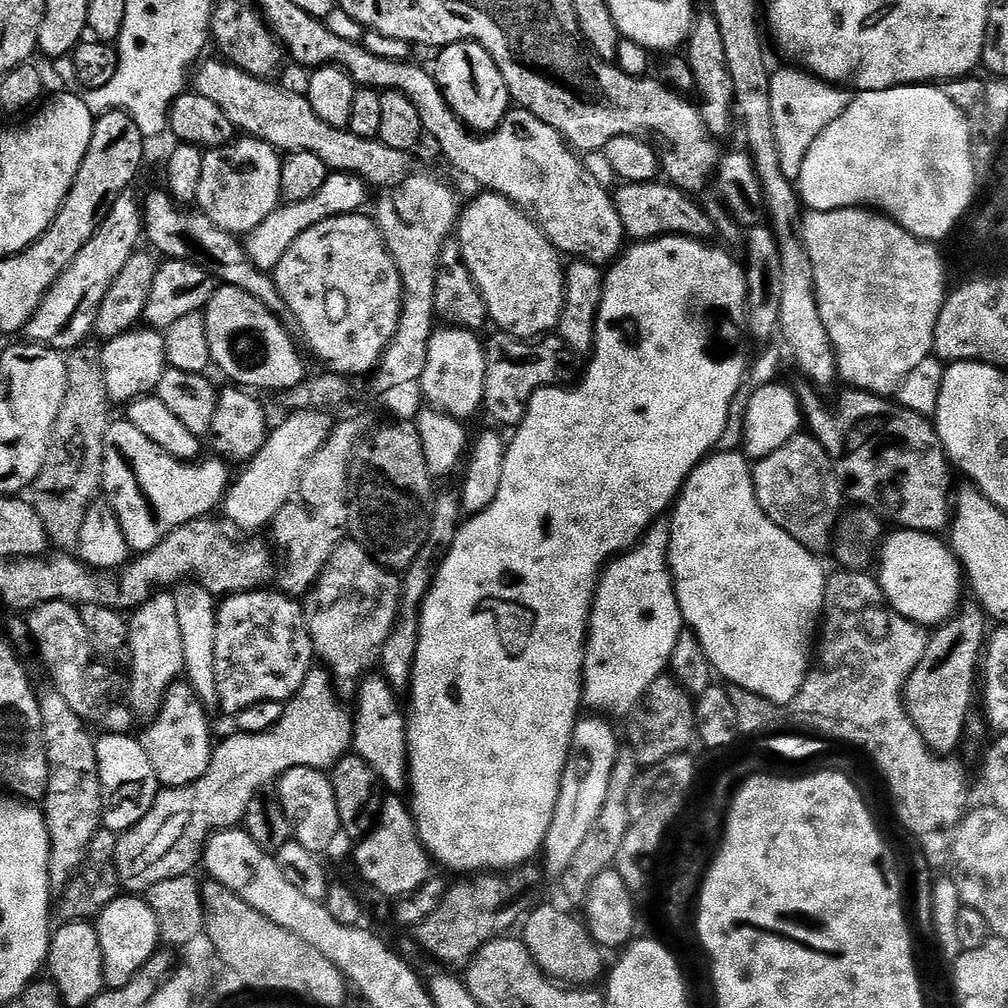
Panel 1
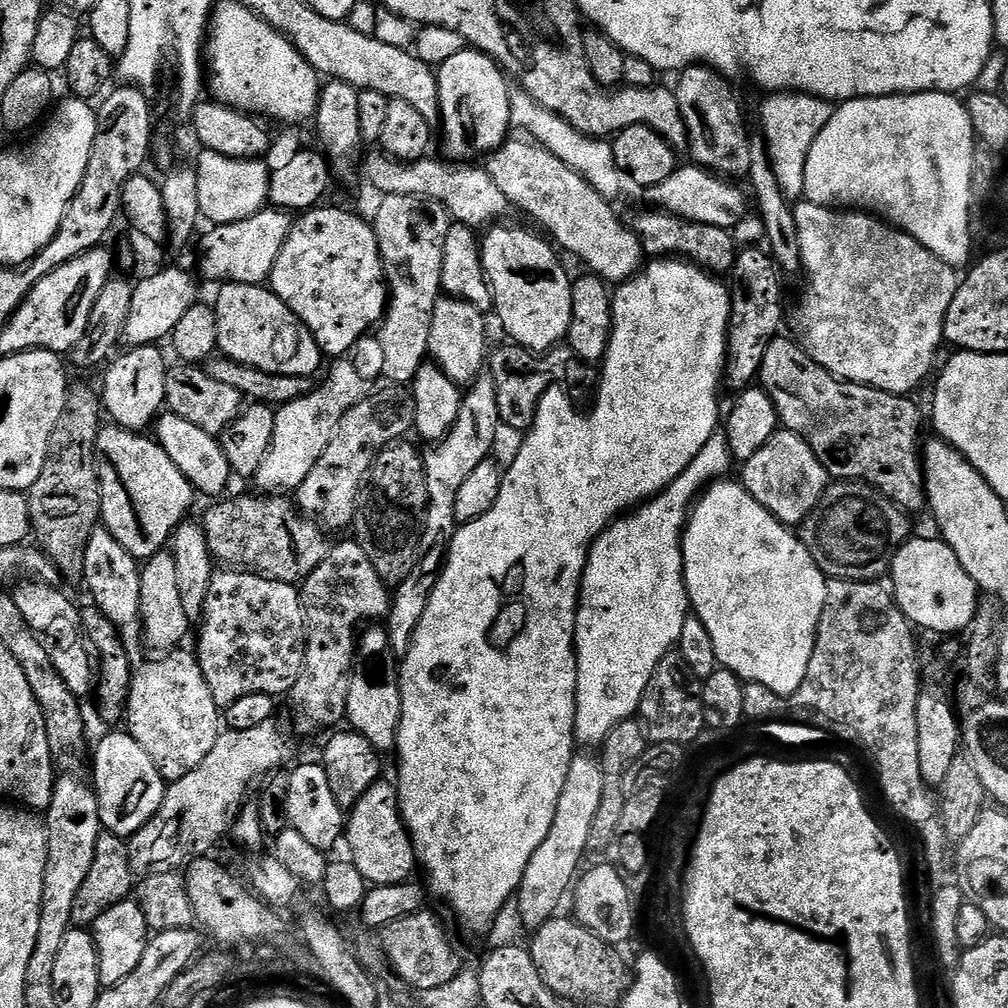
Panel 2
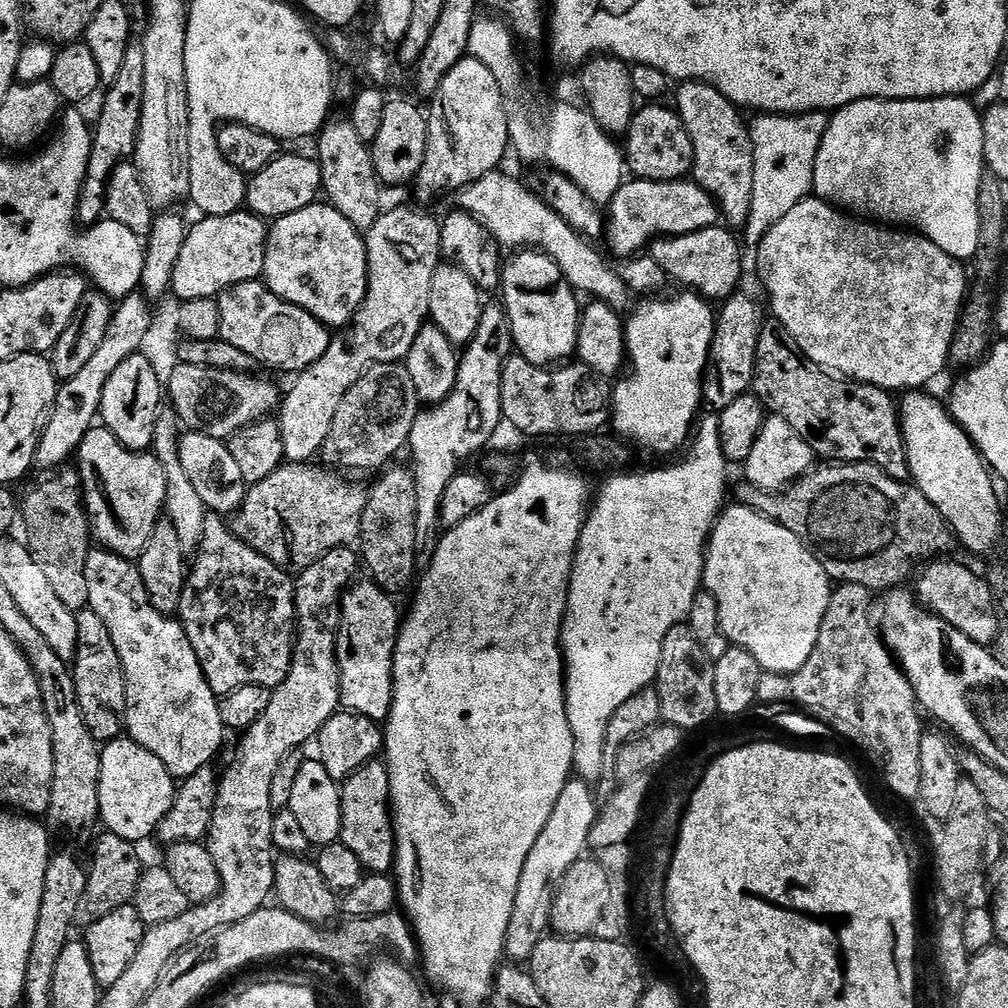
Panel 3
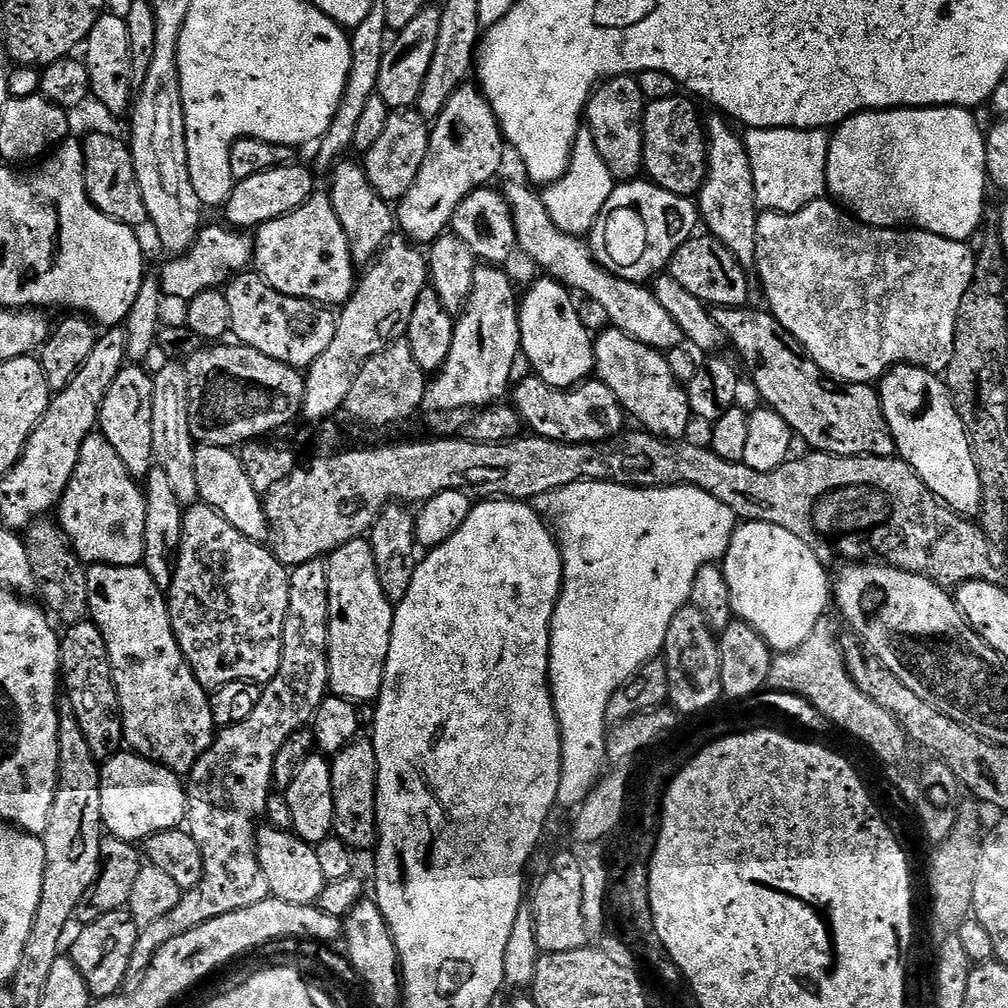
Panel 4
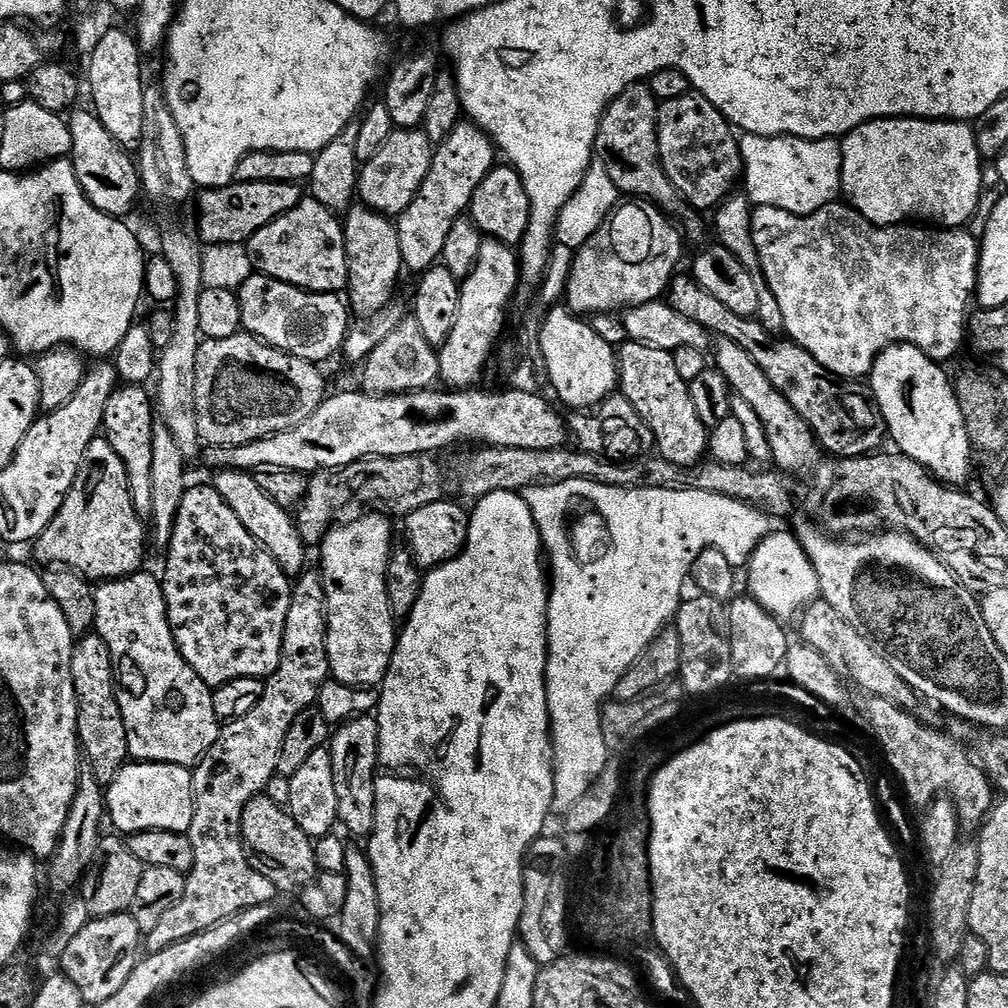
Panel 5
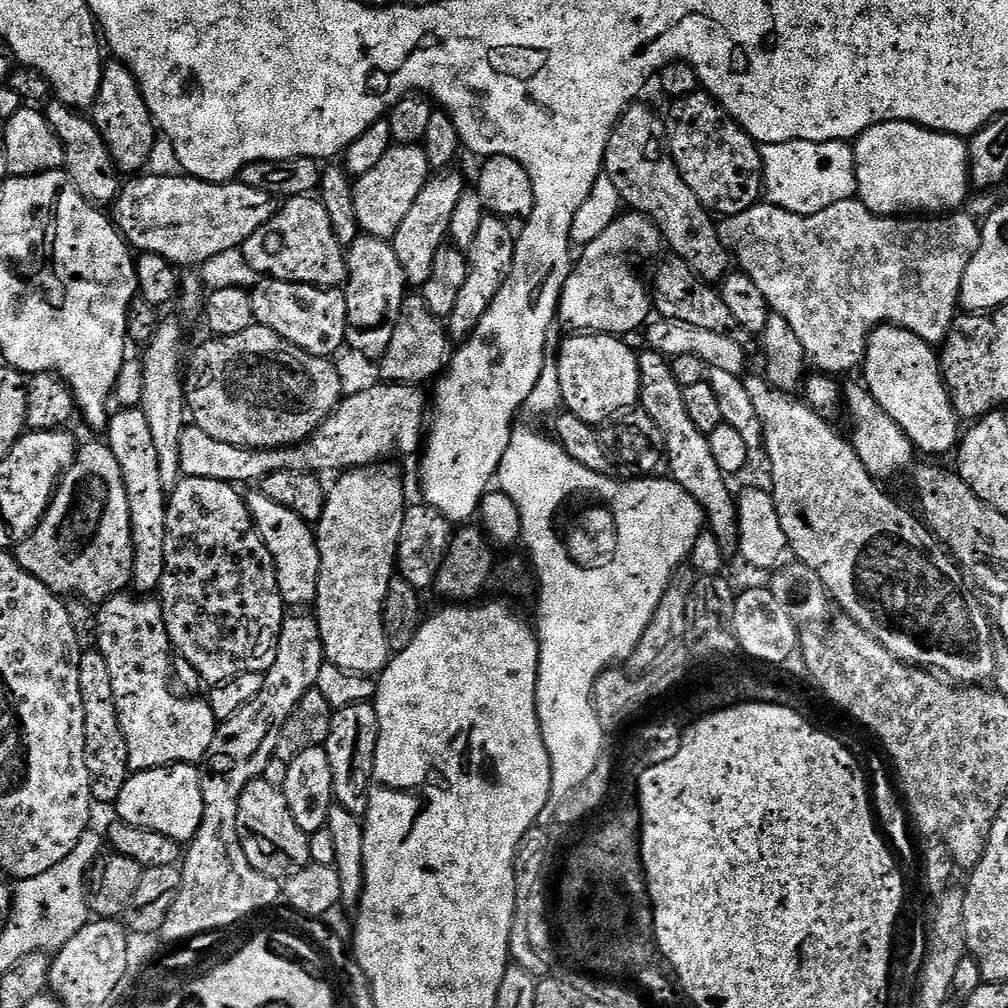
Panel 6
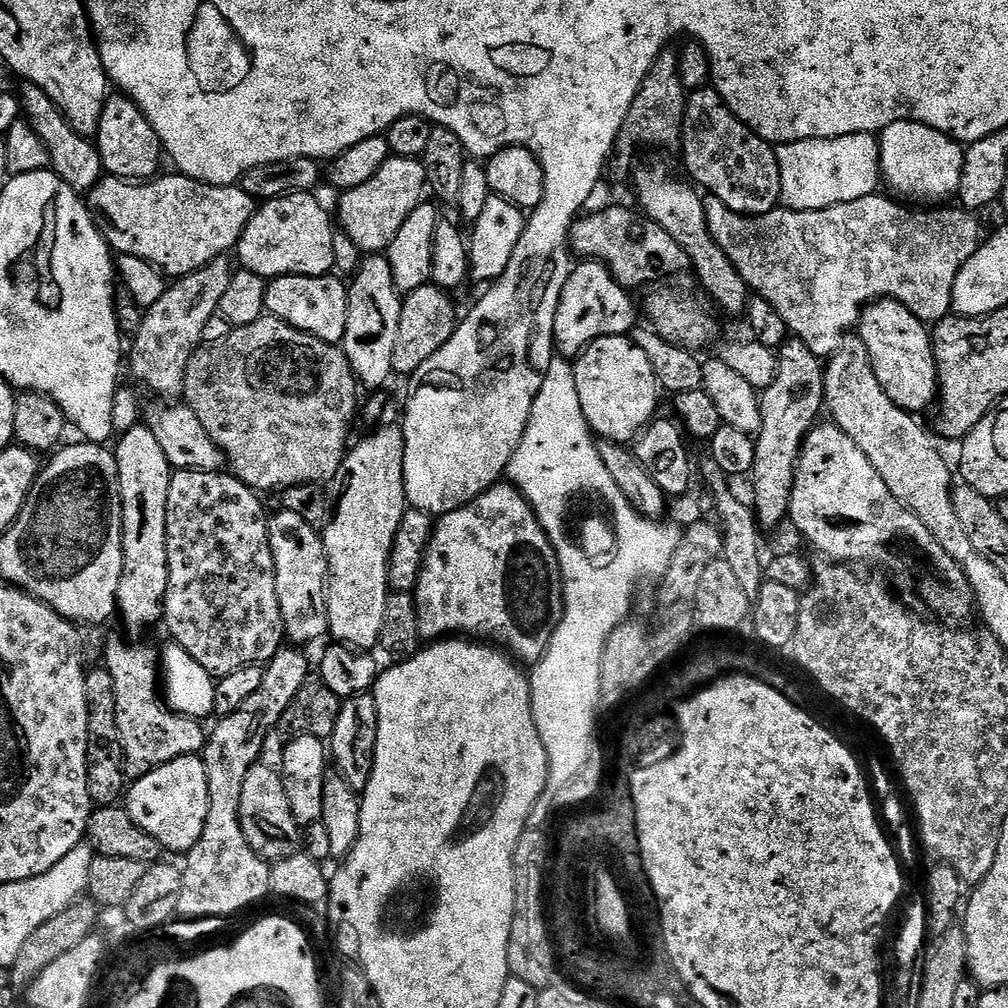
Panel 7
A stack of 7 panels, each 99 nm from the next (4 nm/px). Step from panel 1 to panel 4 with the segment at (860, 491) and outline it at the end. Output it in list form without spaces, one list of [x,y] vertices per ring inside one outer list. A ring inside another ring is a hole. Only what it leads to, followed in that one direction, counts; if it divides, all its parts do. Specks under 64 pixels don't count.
[[[752,306],[743,308],[712,308],[712,317],[718,326],[728,335],[729,345],[744,359],[748,372],[752,375],[752,384],[760,391],[771,411],[780,415],[797,437],[800,436],[809,445],[809,449],[826,452],[829,456],[883,456],[891,457],[896,452],[896,443],[890,434],[890,426],[884,417],[879,391],[866,384],[845,384],[826,378],[823,370],[809,360],[800,344],[774,318],[771,312],[755,312]]]

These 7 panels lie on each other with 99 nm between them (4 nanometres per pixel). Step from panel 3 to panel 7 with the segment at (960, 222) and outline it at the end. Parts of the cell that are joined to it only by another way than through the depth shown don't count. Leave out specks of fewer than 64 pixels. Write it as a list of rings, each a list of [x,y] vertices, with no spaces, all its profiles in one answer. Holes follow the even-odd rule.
[[[912,120],[894,122],[879,133],[880,174],[883,183],[889,184],[904,196],[921,196],[924,200],[940,202],[943,196],[955,197],[960,190],[964,148],[946,134]]]

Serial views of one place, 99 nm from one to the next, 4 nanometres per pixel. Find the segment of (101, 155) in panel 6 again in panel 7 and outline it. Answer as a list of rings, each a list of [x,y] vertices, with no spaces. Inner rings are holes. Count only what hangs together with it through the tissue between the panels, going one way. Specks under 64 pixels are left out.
[[[25,83],[23,87],[24,92],[22,91],[20,96],[20,111],[23,119],[27,120],[34,130],[34,134],[38,134],[38,138],[42,138],[48,151],[48,163],[51,171],[55,172],[58,178],[62,178],[62,182],[66,182],[66,186],[70,186],[76,192],[88,193],[105,175],[100,151],[89,137],[78,134],[78,130],[74,130],[74,126],[70,126],[70,122],[64,117],[62,110],[58,110],[58,106],[54,106],[54,102],[50,98],[50,94],[46,94],[46,90],[29,83]]]

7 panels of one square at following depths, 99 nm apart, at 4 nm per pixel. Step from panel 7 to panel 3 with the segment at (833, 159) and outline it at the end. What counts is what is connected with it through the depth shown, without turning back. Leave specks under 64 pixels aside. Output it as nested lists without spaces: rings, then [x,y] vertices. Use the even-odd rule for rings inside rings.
[[[808,112],[804,116],[769,116],[760,114],[751,121],[754,146],[754,202],[750,202],[748,225],[742,229],[745,245],[759,246],[762,238],[798,202],[813,195],[814,162],[830,119],[827,112]]]

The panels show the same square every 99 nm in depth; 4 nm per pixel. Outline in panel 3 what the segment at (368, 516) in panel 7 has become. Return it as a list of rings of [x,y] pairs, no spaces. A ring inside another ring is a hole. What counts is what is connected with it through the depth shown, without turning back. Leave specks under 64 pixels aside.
[[[371,579],[362,580],[353,583],[340,601],[340,633],[336,635],[340,708],[384,722],[394,706],[396,638],[402,632],[402,615],[396,609],[397,601],[393,597]]]

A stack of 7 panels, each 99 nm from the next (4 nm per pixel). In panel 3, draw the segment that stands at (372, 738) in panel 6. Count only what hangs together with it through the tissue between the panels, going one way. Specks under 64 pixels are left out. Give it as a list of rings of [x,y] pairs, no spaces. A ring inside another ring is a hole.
[[[383,759],[363,764],[348,780],[343,781],[340,790],[342,826],[339,843],[350,846],[358,862],[372,874],[388,874],[396,863],[396,830],[390,811],[390,778],[388,765]]]

